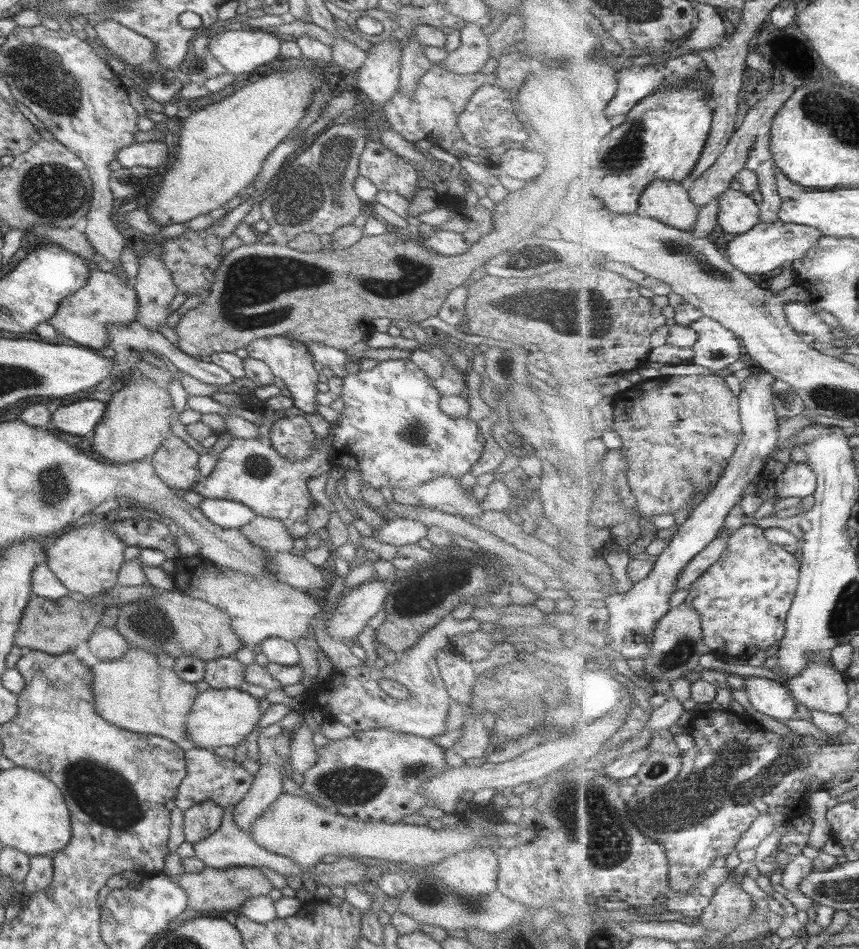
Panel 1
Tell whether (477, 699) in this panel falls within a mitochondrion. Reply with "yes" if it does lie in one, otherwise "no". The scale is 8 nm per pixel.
no

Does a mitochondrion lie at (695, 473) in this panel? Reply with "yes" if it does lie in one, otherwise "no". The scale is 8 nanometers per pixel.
yes

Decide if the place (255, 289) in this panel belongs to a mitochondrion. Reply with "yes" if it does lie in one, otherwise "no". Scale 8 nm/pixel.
yes

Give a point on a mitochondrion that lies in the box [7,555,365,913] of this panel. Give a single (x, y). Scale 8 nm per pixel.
(120, 809)

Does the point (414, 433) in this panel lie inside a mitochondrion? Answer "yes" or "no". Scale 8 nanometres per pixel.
yes

